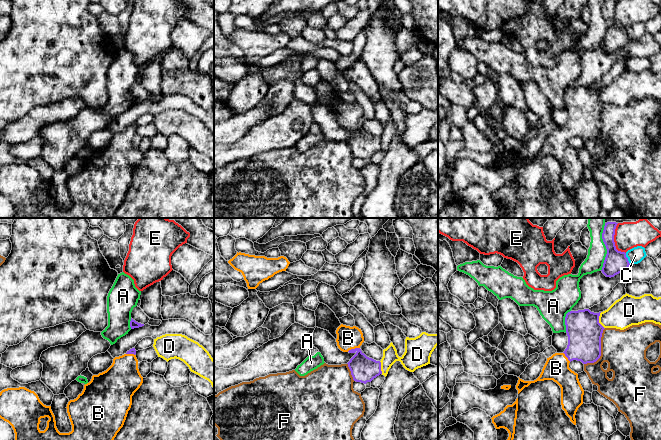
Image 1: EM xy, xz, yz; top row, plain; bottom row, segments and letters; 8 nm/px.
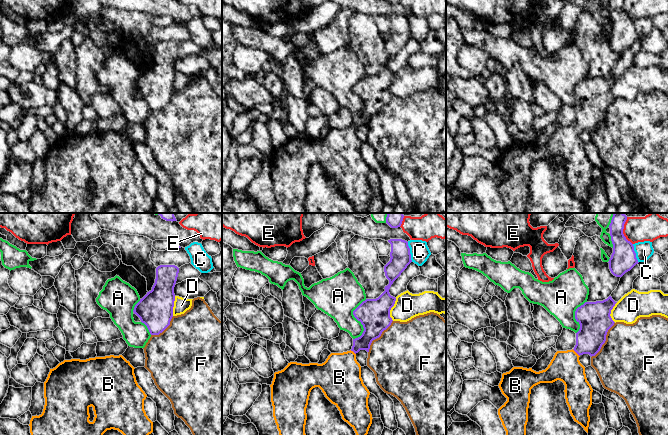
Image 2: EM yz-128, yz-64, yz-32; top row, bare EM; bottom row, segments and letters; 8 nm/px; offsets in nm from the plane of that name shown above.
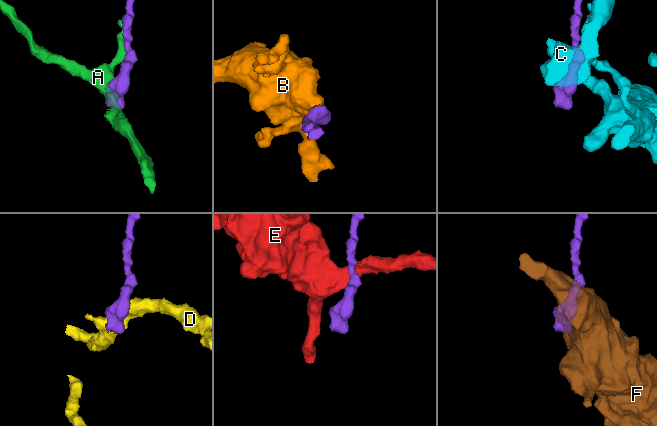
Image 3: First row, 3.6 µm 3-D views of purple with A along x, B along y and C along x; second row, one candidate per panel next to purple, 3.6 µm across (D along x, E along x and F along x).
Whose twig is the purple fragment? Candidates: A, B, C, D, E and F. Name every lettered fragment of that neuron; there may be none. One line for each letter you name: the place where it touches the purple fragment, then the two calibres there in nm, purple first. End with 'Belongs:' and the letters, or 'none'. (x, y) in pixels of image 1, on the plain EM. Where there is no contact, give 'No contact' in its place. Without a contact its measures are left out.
B: Touches purple at xz (353, 125). Thickness 220 nm (purple) against 180 nm
Belongs: B

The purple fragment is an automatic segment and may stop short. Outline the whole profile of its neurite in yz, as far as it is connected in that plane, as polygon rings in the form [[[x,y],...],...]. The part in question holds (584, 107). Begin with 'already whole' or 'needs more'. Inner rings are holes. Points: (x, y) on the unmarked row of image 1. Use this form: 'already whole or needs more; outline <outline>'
needs more; outline [[[589,85],[570,87],[566,90],[565,101],[568,121],[563,129],[555,129],[547,134],[540,152],[534,157],[519,154],[516,161],[518,170],[531,159],[553,156],[561,164],[561,181],[570,197],[576,201],[575,191],[583,180],[584,166],[578,150],[569,144],[573,136],[583,140],[594,139],[601,132],[601,113],[605,105],[599,99],[600,89]]]

